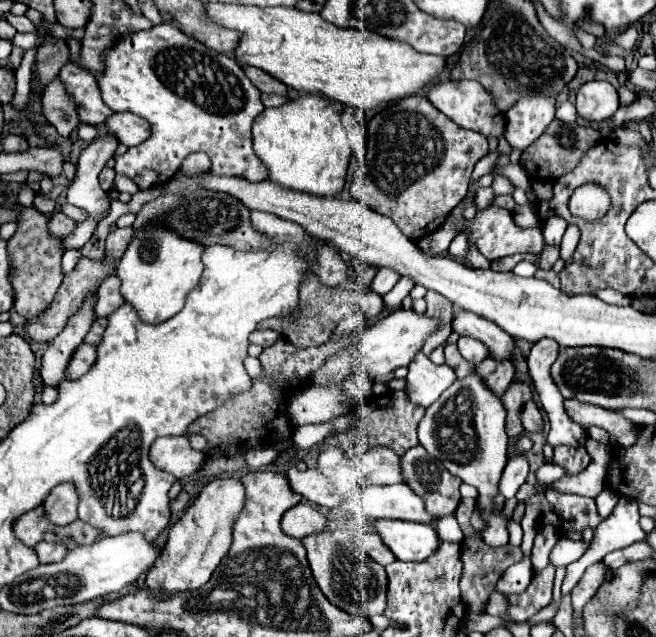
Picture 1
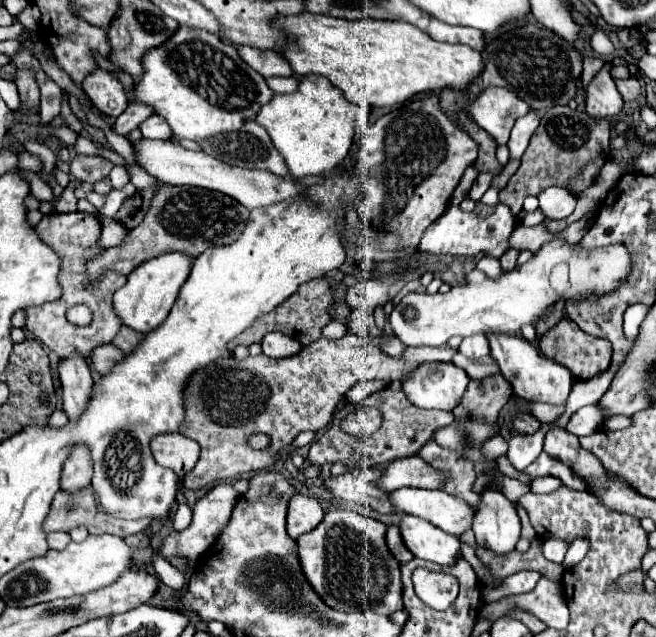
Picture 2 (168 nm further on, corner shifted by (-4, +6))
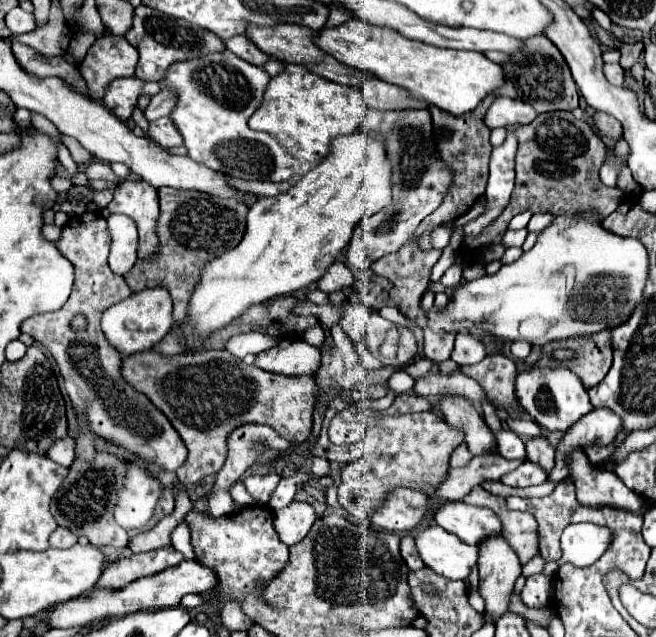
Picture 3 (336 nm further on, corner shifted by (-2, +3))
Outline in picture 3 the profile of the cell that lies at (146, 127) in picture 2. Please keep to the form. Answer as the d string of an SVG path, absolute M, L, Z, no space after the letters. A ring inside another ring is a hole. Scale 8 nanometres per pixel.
M168 116L150 122L150 134L162 148L182 146L182 134L176 130L174 122Z

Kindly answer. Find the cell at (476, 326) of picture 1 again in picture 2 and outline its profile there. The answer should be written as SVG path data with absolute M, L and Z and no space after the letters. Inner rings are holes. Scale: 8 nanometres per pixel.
M486 333L490 341L490 357L498 363L500 373L512 383L514 395L530 399L530 401L544 401L544 403L566 403L574 377L570 369L558 365L554 359L546 359L538 353L538 347L526 341L520 333Z

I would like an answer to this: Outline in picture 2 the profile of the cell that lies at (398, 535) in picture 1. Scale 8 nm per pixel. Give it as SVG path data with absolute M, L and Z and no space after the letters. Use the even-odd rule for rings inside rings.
M402 515L400 535L408 551L418 559L452 565L460 555L460 539L424 519Z

